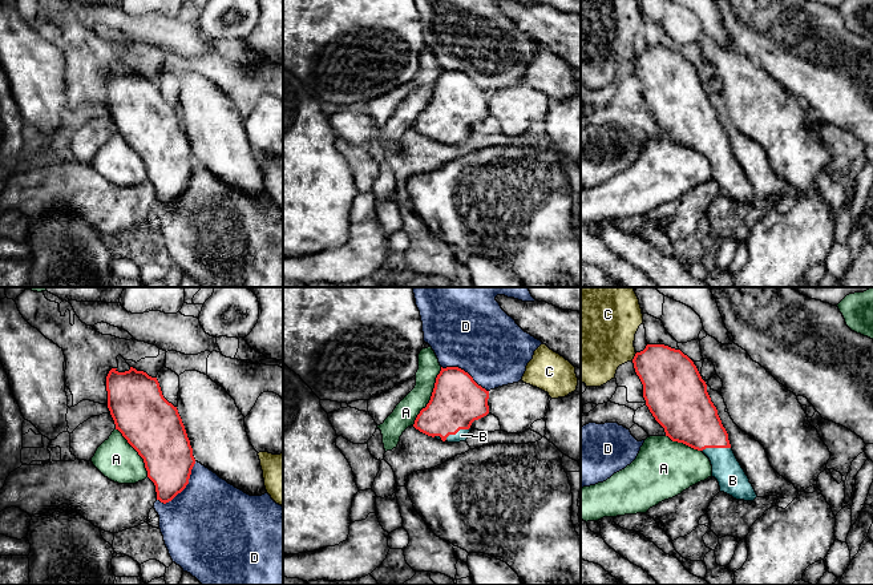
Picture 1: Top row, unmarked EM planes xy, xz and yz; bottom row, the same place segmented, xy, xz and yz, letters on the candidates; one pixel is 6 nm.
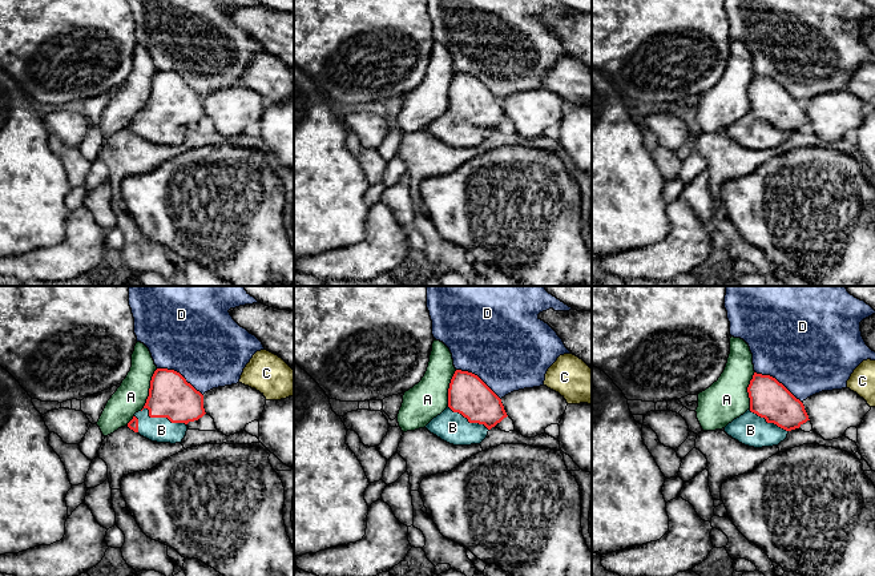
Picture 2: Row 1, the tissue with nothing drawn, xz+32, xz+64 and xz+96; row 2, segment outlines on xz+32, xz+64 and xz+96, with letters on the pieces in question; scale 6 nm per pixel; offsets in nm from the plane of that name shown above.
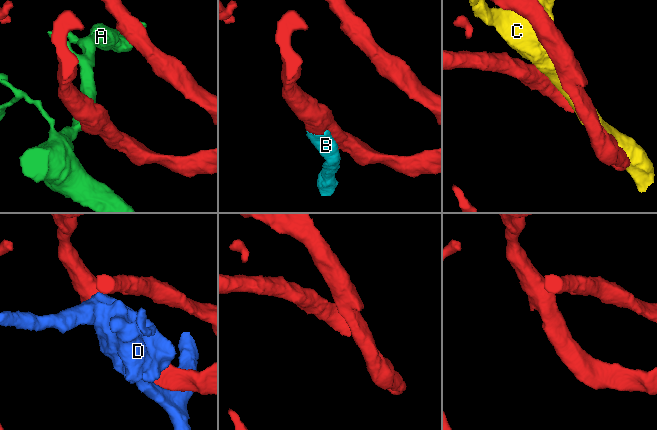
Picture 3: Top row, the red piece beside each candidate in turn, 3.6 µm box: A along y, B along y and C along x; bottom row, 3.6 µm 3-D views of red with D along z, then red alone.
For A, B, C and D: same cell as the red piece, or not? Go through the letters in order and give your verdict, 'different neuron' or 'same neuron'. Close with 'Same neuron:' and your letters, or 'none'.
A: different neuron
B: same neuron
C: different neuron
D: different neuron
Same neuron: B

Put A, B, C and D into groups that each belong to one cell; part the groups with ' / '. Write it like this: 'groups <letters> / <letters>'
groups A / B / C / D

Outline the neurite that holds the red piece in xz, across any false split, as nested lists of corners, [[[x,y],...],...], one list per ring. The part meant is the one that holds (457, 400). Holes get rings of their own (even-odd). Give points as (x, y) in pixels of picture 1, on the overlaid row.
[[[458,367],[442,368],[436,378],[429,403],[413,427],[448,443],[466,441],[470,425],[489,413],[489,391]]]

